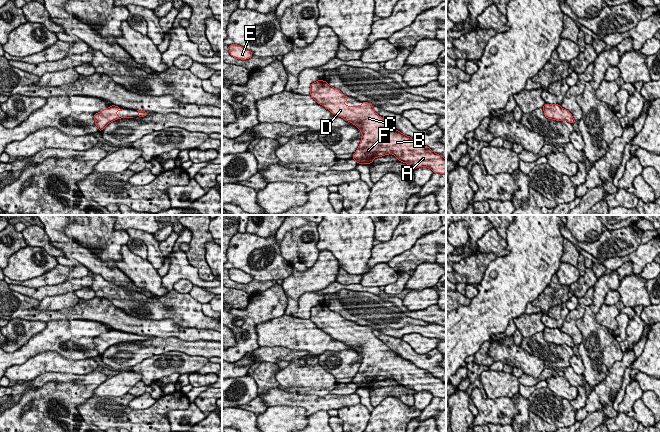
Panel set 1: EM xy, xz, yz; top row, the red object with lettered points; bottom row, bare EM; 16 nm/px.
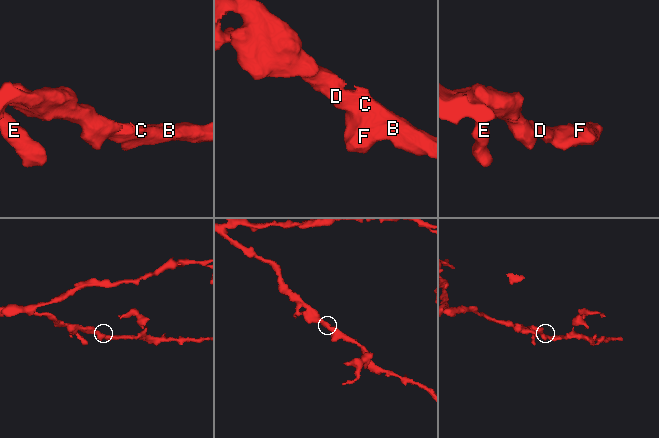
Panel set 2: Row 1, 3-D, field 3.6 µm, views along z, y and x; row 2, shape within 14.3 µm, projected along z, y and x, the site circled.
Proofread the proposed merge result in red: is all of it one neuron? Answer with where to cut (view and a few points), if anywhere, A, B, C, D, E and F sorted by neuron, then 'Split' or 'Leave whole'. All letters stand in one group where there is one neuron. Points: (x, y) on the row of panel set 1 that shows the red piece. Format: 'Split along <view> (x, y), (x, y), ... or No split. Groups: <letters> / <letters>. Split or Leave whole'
No split. Groups: A B C D E F. Leave whole

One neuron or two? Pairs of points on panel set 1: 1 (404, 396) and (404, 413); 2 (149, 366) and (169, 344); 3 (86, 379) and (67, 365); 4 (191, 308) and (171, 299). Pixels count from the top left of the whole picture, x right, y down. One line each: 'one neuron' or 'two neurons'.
1: two neurons
2: two neurons
3: two neurons
4: one neuron

